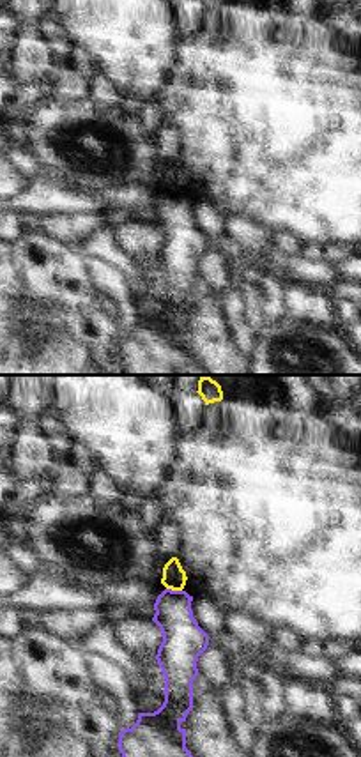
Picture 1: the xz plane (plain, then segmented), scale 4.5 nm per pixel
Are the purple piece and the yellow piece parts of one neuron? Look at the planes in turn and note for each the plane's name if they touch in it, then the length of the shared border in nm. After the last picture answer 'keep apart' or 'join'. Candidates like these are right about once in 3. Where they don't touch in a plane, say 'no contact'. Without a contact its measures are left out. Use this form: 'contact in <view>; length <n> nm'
contact in xz; length 70 nm

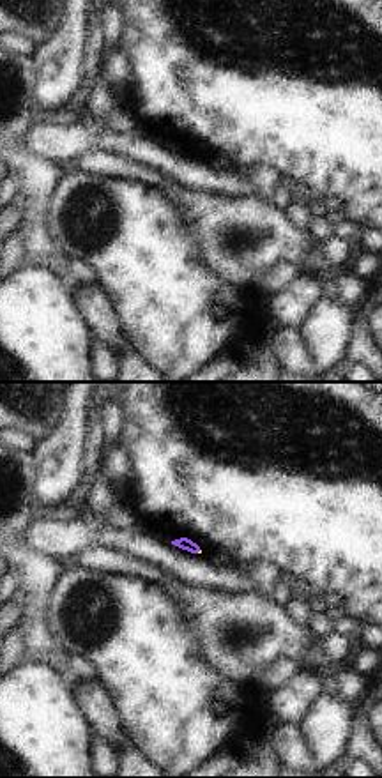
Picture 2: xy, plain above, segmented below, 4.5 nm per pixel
no contact

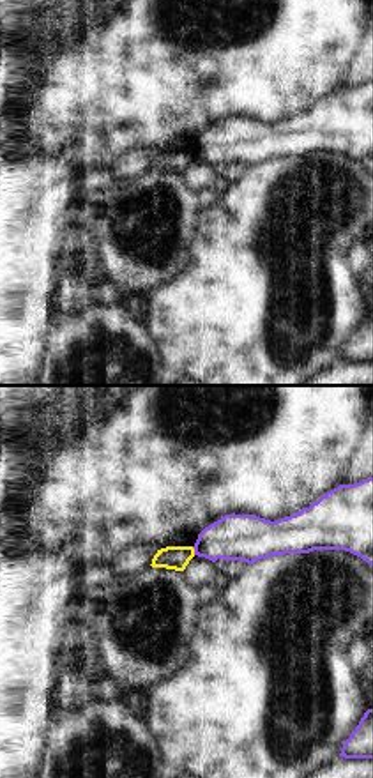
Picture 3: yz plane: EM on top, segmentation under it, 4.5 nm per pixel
contact in yz; length 40 nm

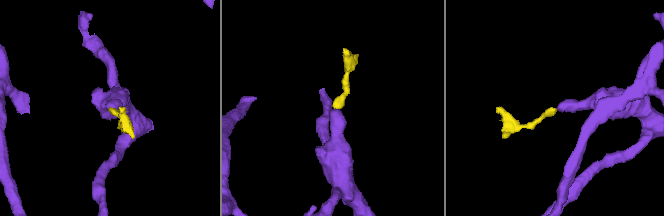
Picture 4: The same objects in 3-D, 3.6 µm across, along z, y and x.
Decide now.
keep apart

